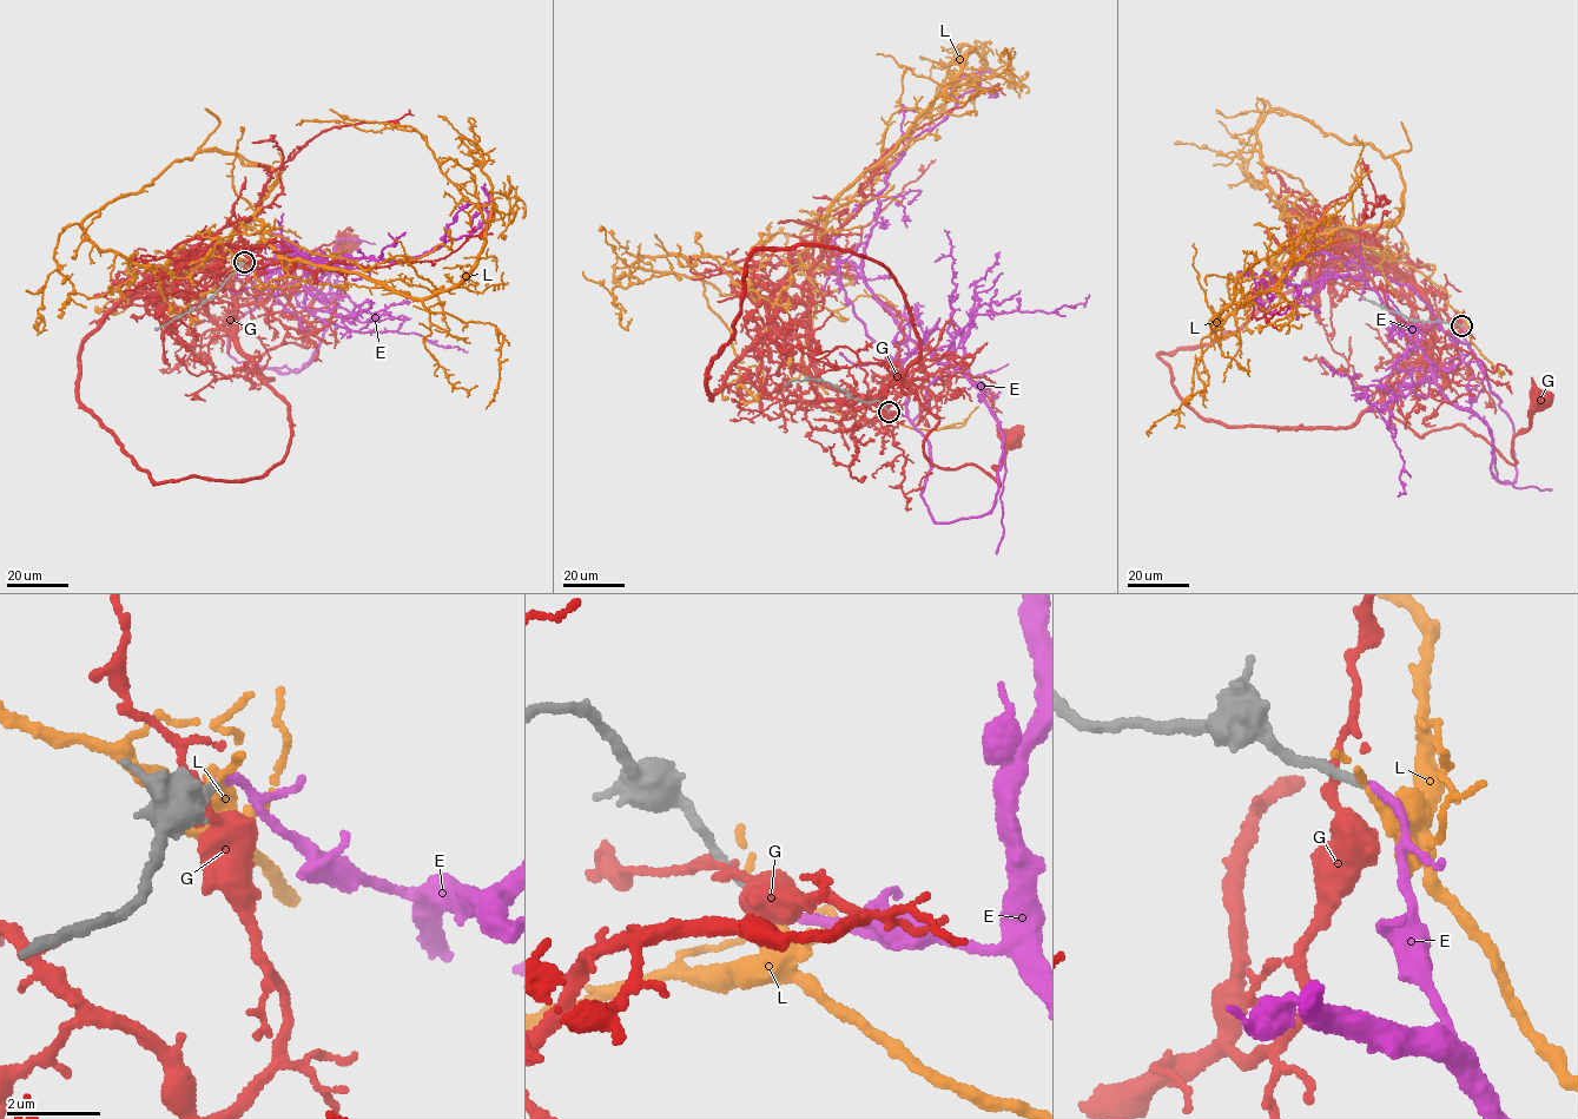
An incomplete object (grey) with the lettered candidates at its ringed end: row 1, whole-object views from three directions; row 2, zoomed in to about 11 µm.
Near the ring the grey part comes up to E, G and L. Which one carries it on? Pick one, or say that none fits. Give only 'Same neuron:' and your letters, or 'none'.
Same neuron: E

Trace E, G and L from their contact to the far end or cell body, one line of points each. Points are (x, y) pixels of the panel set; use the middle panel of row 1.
E: (889, 412), (930, 447), (936, 524), (991, 508), (996, 418), (863, 274), (879, 204), (920, 190), (908, 204)
G: (887, 410), (882, 392), (900, 383), (938, 419), (924, 458), (975, 463), (998, 485), (991, 466), (1011, 440)
L: (889, 412), (839, 414), (804, 374), (821, 234), (972, 46), (896, 160), (830, 206)

